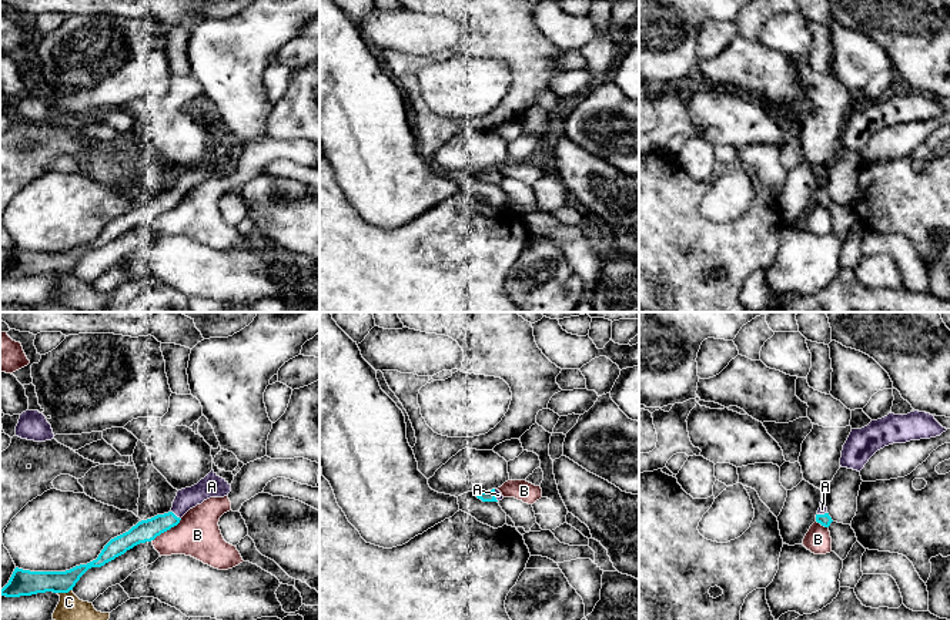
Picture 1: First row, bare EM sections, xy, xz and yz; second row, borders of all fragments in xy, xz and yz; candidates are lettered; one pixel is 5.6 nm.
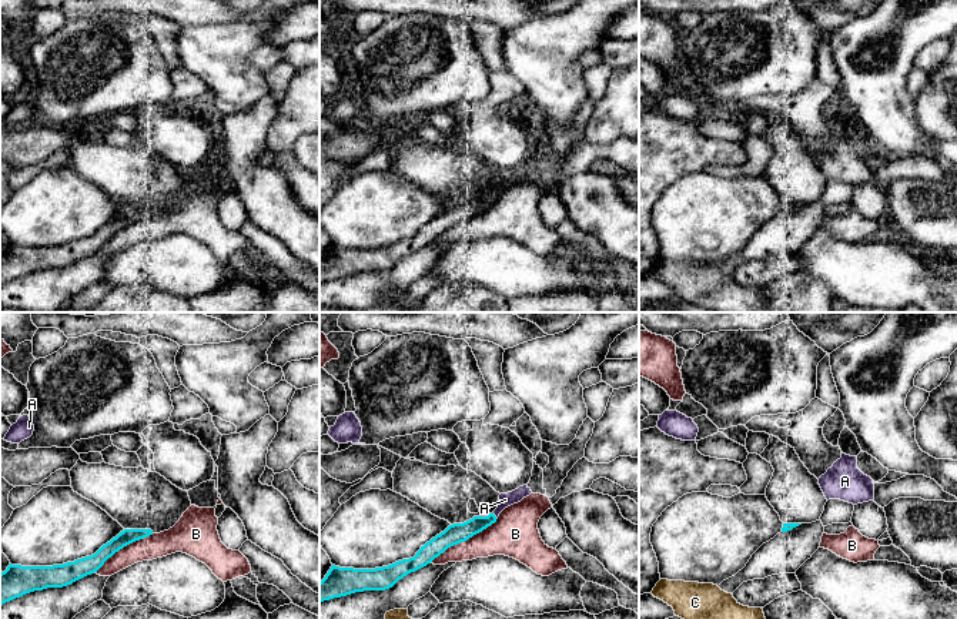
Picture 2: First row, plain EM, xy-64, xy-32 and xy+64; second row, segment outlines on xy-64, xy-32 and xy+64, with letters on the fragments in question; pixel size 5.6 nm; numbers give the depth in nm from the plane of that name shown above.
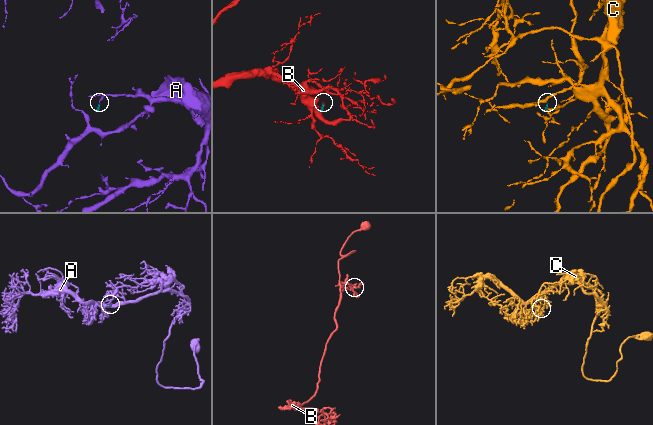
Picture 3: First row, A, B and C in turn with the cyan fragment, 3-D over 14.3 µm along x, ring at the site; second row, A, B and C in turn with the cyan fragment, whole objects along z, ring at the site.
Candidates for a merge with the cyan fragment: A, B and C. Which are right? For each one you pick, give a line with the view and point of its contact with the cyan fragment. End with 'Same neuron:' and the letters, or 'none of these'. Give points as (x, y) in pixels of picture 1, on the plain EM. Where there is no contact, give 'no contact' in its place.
A: meets cyan in xy at (174, 195)
Same neuron: A

